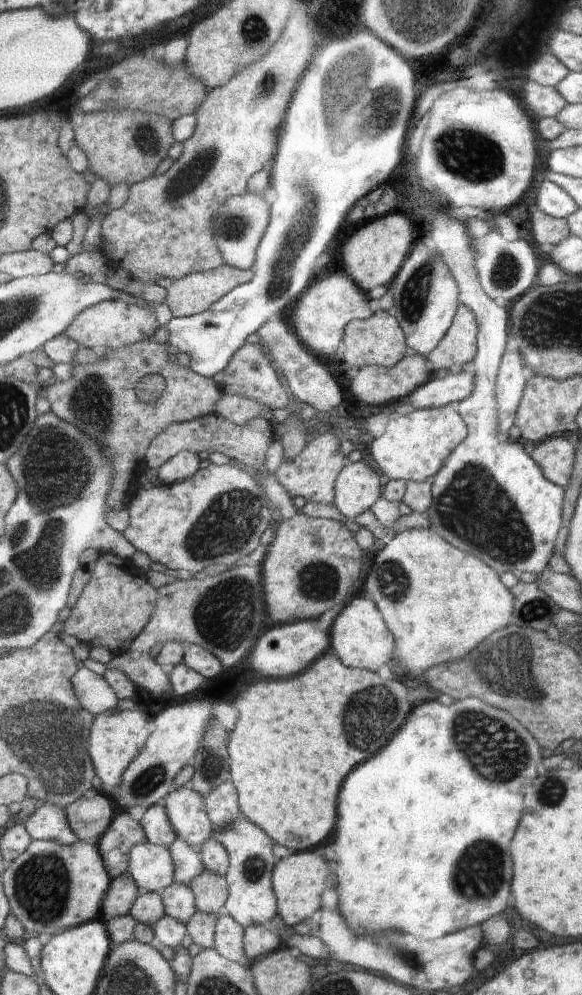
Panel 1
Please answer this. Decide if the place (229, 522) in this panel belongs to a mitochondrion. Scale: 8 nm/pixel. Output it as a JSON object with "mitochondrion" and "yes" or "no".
{"mitochondrion":"yes"}

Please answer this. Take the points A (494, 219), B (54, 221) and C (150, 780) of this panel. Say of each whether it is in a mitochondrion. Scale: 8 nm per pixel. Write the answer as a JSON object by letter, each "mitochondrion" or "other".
{"A":"other","B":"other","C":"mitochondrion"}

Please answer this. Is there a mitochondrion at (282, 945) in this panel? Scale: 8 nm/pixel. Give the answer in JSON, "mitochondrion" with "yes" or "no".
{"mitochondrion":"no"}

